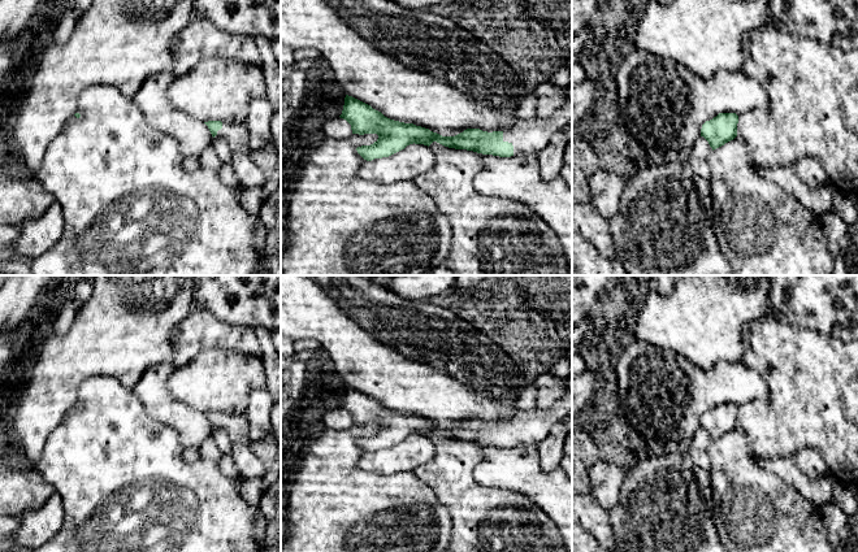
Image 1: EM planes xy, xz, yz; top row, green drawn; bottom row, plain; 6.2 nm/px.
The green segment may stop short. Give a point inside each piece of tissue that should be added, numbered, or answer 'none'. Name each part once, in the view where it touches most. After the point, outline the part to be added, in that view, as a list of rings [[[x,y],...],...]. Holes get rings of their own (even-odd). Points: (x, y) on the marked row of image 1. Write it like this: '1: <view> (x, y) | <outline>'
1: xz (532, 135) | [[[572,78],[567,88],[564,104],[549,118],[516,119],[503,131],[503,142],[514,145],[514,155],[538,155],[550,142],[550,138],[562,131],[572,119]]]

